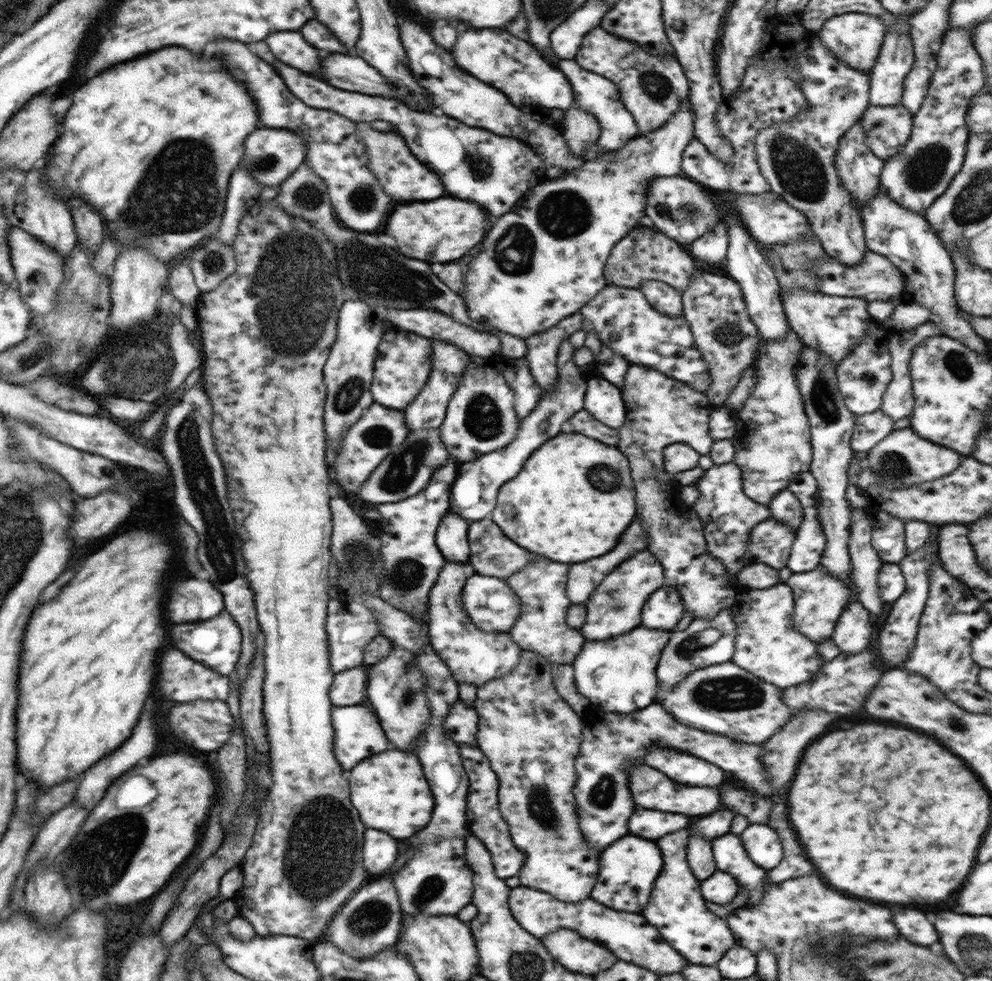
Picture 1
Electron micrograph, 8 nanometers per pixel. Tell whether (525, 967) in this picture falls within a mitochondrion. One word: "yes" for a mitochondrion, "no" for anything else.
yes

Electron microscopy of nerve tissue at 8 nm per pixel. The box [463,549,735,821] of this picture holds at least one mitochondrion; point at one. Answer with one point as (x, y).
(688, 646)

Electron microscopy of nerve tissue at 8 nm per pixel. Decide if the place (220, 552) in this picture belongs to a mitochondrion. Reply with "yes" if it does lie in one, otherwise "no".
yes

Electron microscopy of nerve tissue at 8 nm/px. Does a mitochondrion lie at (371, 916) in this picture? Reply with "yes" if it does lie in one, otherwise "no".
yes

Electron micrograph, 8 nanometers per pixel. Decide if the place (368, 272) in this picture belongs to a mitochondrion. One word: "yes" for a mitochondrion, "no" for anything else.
yes

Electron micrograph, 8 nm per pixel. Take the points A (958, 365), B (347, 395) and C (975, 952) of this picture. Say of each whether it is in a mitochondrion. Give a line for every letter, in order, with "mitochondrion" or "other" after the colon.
A: mitochondrion
B: mitochondrion
C: mitochondrion

